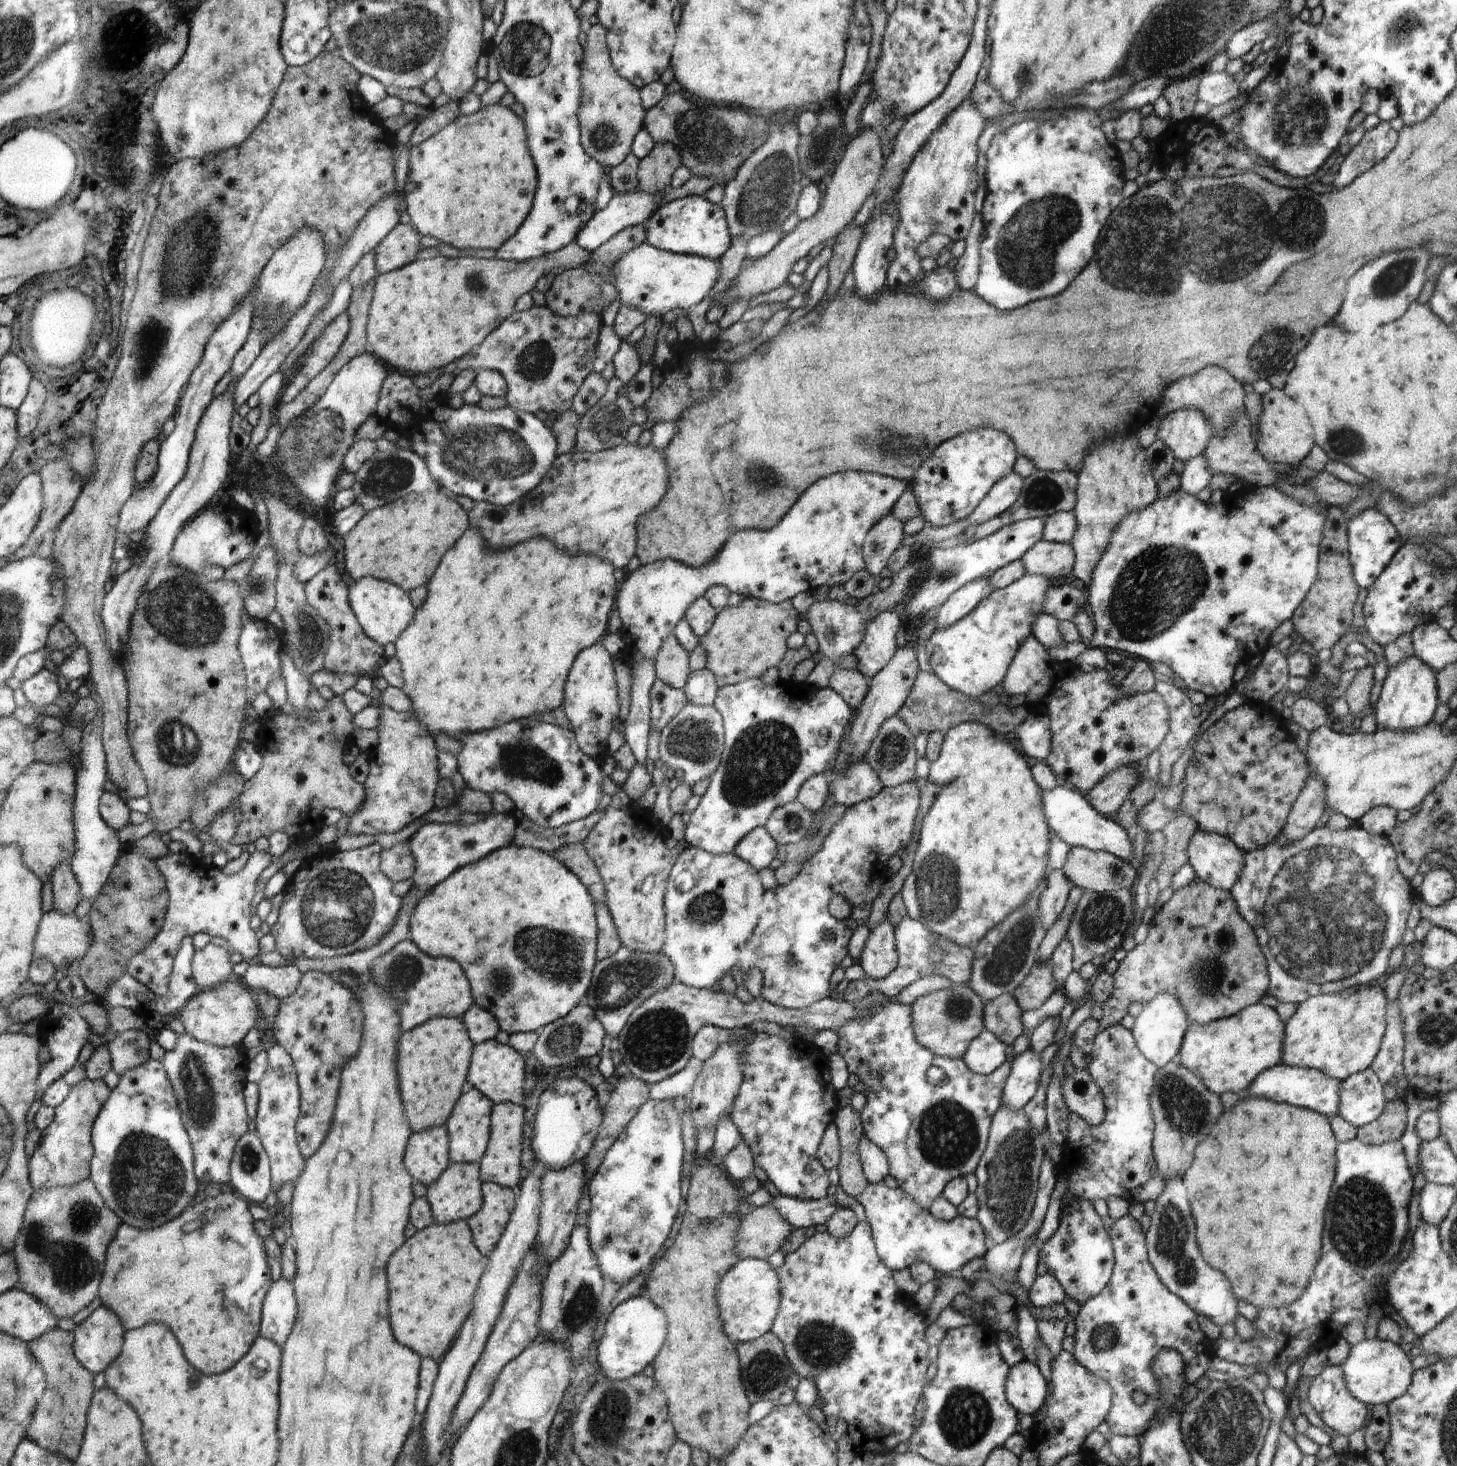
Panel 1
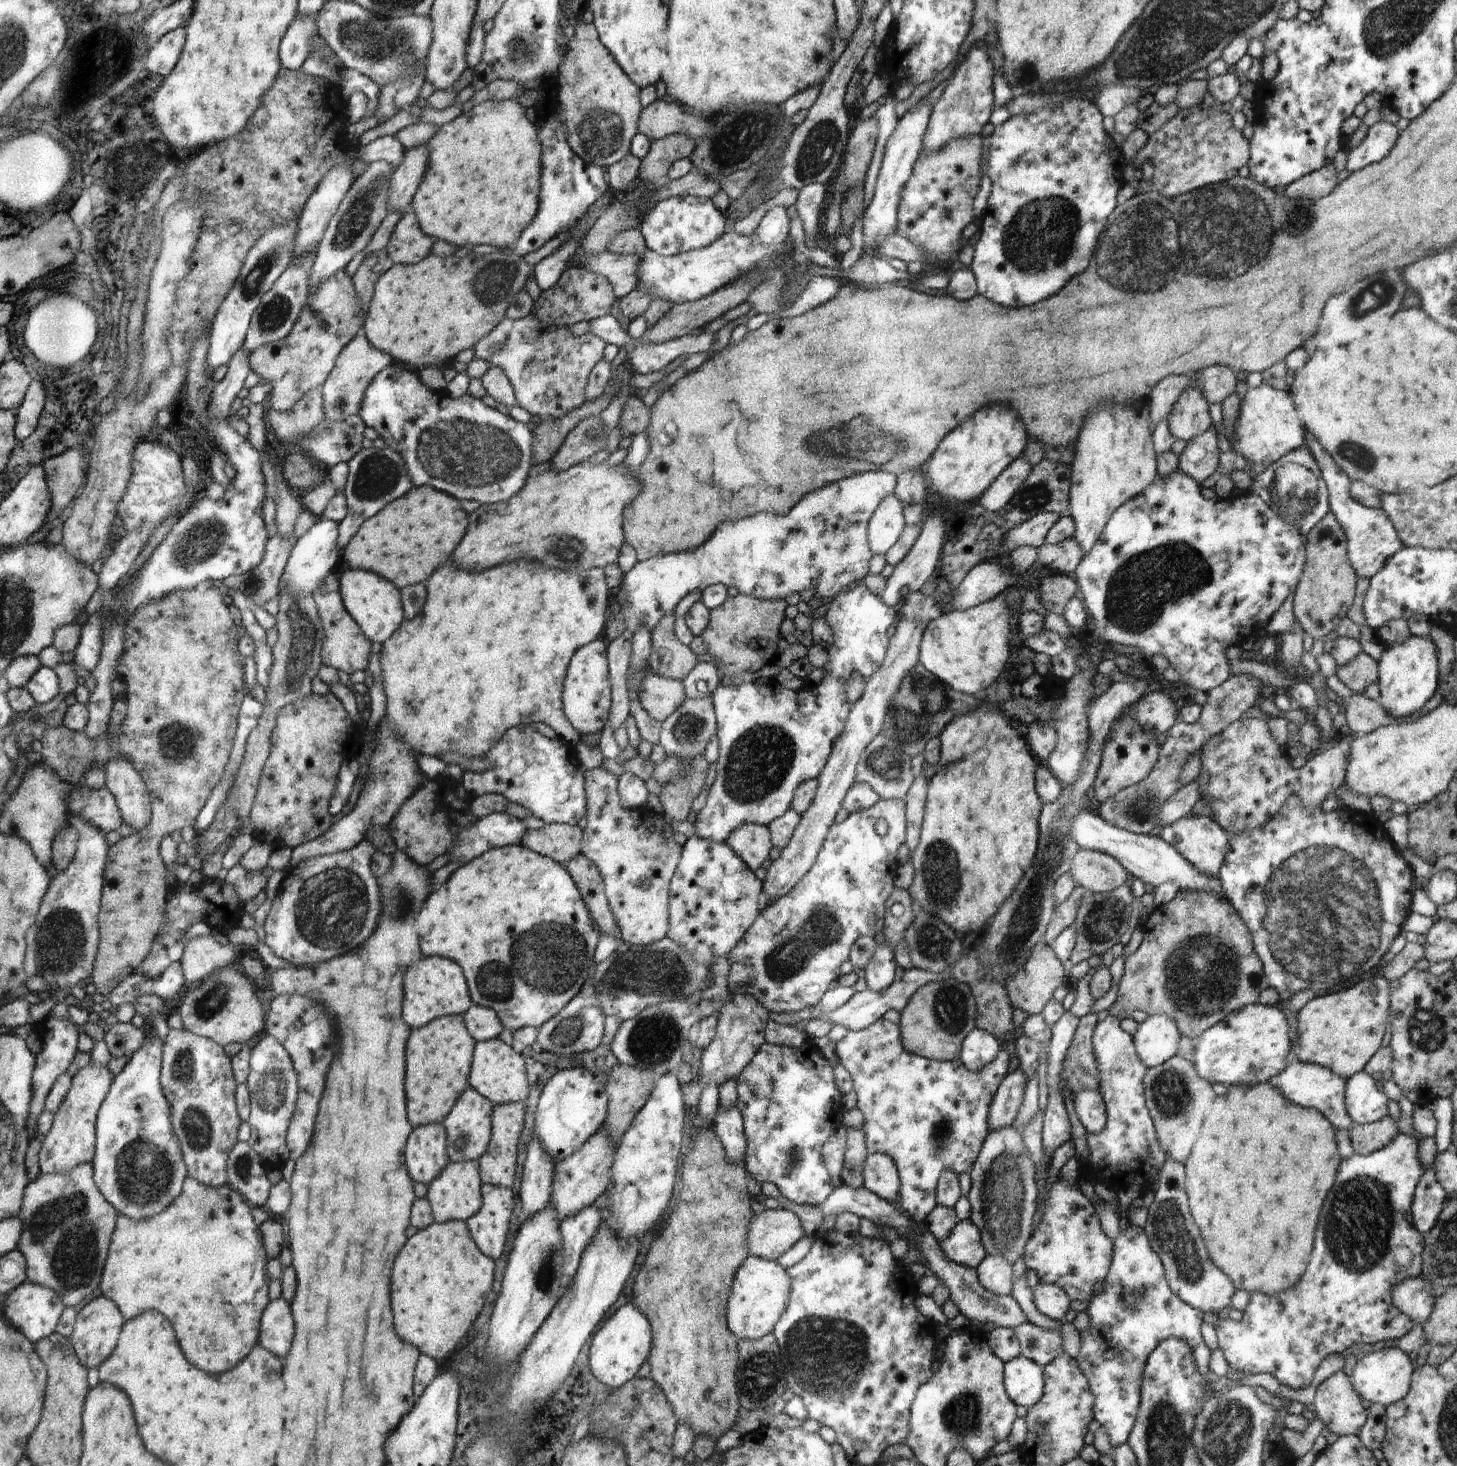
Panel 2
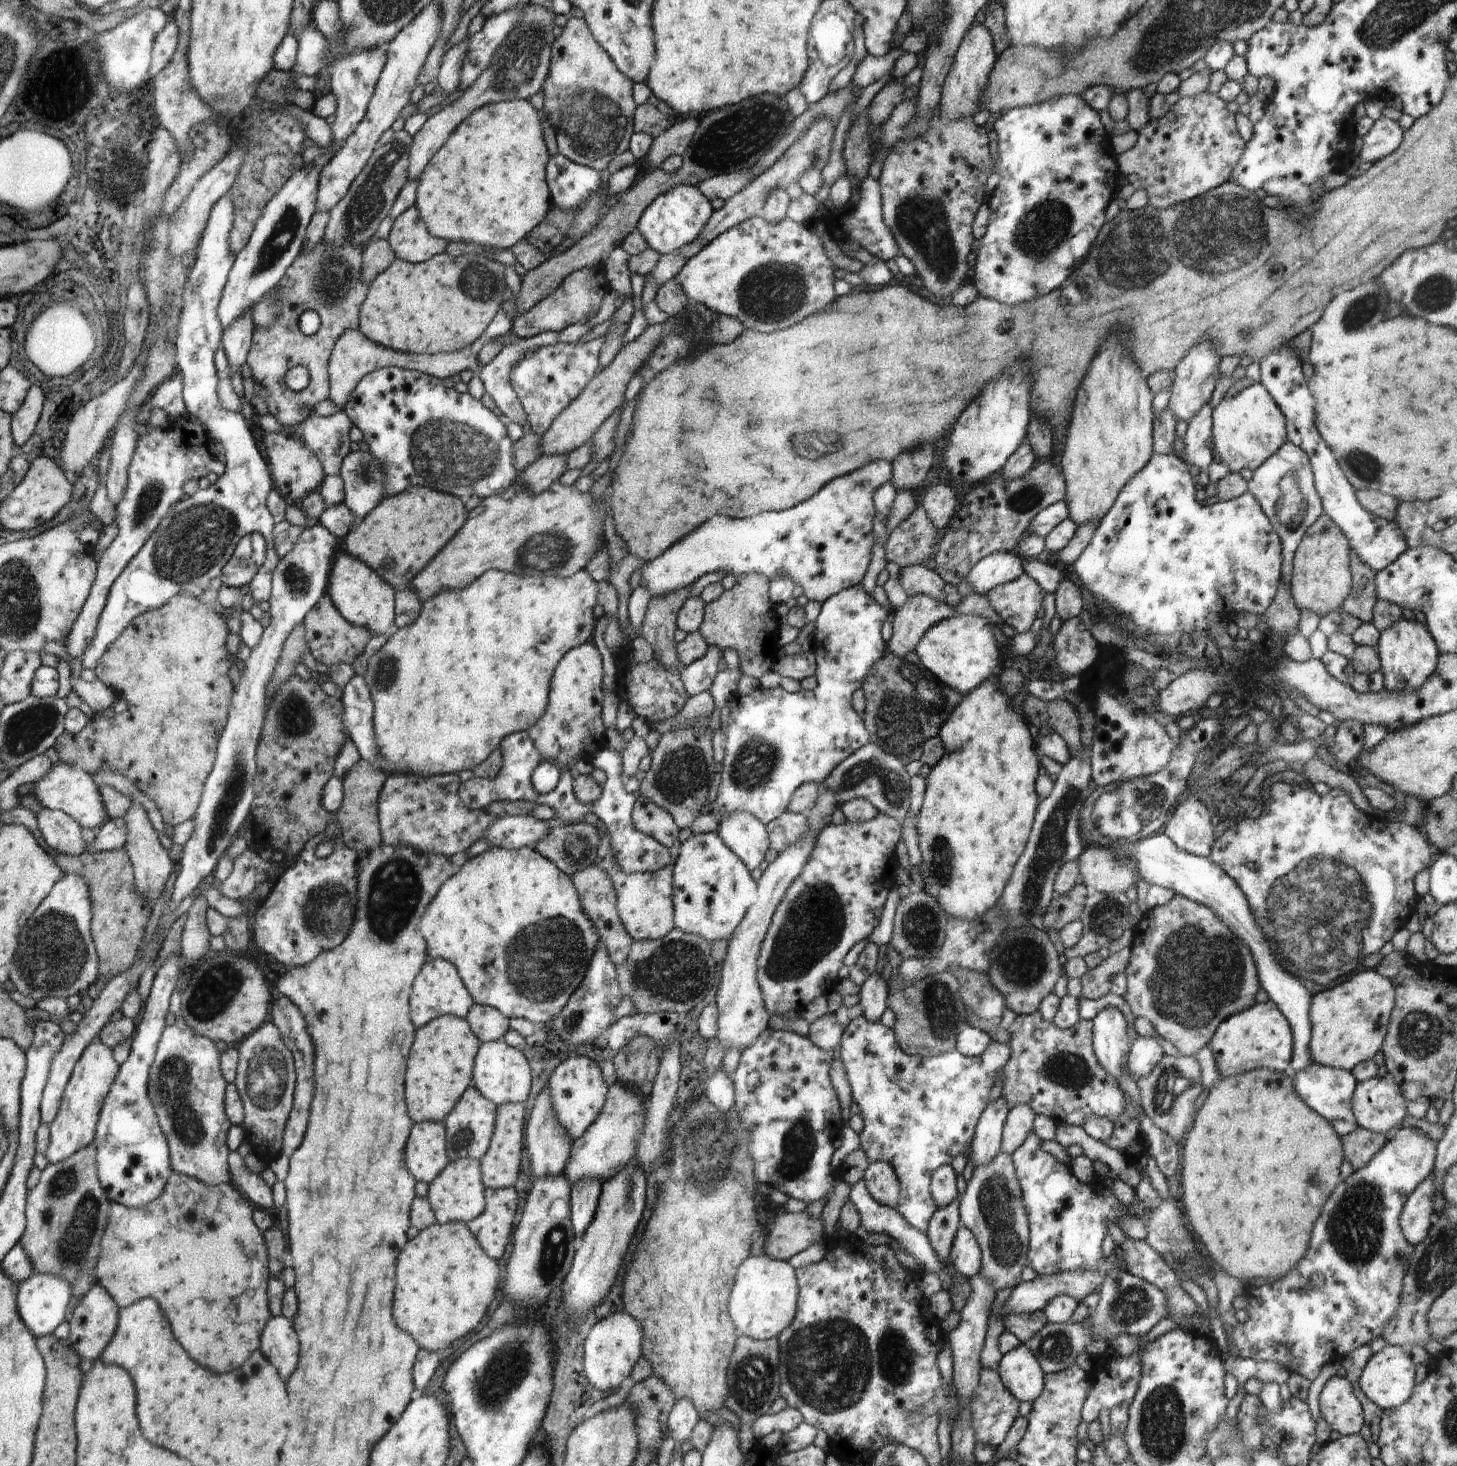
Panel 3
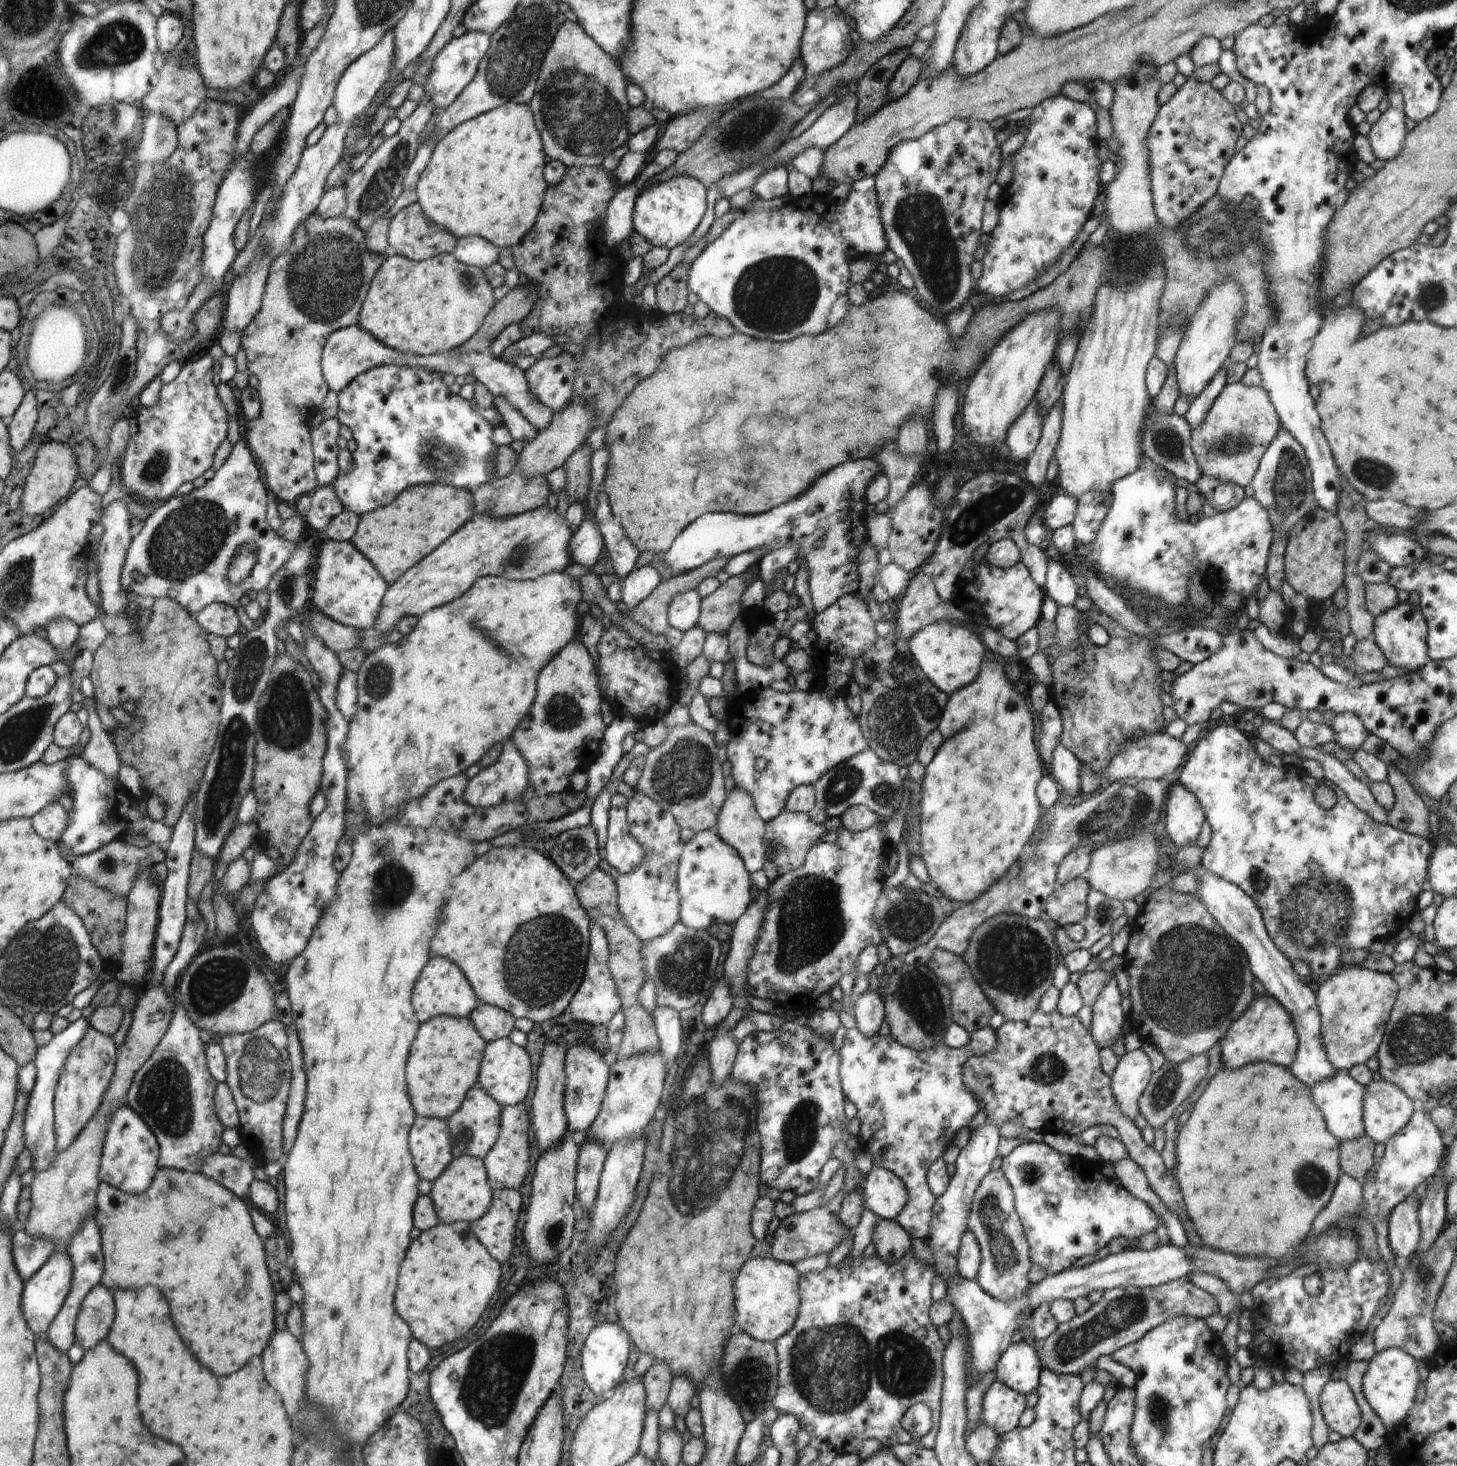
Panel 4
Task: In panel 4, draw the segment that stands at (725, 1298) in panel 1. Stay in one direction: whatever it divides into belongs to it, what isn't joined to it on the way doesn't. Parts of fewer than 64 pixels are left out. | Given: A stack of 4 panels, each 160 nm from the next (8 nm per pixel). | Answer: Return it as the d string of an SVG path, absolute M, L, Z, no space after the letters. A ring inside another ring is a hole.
M752 1258L750 1264L740 1272L740 1284L736 1284L736 1324L741 1331L756 1340L774 1343L795 1326L799 1318L798 1272L790 1263L771 1258Z

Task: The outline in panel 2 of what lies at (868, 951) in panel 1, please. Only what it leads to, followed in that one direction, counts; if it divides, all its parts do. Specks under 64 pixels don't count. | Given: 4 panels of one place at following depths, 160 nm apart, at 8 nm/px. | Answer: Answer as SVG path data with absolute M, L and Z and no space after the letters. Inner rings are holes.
M888 944L877 945L875 955L865 966L865 980L871 991L887 990L899 974L895 953Z

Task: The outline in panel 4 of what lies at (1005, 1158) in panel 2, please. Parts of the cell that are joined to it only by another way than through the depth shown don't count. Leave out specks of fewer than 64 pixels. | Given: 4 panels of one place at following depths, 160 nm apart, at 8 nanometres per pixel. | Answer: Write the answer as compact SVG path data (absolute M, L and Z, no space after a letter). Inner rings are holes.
M1000 1169L991 1171L979 1184L967 1224L982 1249L982 1264L976 1279L979 1287L992 1298L1007 1303L1026 1295L1030 1289L1030 1280L1026 1278L1031 1259L1031 1254L1028 1254L1029 1241L1015 1211L1014 1189Z

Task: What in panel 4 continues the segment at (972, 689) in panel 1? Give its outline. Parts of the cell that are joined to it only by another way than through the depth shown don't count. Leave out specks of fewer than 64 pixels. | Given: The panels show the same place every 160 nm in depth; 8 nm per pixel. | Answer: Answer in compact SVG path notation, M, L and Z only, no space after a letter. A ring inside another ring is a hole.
M938 621L922 627L907 640L907 643L922 672L946 696L967 687L977 678L983 664L984 652L986 652L974 628L955 621Z

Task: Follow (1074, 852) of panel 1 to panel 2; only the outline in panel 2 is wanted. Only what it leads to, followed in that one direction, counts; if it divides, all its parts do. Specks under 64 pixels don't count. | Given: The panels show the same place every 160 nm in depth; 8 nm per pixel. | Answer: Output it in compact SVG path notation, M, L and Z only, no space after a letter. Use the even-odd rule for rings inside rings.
M1078 849L1072 857L1069 873L1074 882L1095 893L1118 890L1128 880L1128 871L1108 853Z

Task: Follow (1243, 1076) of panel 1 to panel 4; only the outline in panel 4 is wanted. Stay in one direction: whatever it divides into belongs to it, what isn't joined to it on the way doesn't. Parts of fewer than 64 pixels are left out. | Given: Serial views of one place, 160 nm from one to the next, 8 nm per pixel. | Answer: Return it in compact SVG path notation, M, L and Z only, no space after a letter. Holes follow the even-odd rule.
M1257 995L1238 1020L1232 1022L1221 1040L1223 1066L1235 1069L1250 1063L1272 1063L1290 1068L1299 1040L1290 1013L1272 995Z

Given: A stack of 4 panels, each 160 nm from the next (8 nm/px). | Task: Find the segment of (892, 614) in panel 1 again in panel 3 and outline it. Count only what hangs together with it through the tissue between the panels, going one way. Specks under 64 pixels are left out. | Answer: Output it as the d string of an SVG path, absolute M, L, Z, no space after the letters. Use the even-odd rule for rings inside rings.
M856 585L854 587L848 587L844 591L840 591L836 595L832 595L830 599L822 603L820 613L815 621L815 634L821 641L819 650L815 650L816 659L816 671L815 676L817 677L817 685L812 690L801 689L797 693L790 693L780 688L774 688L774 690L766 690L766 688L758 688L754 690L752 694L748 696L736 696L734 693L728 702L722 707L720 712L720 724L719 728L726 737L725 755L723 758L724 772L721 772L722 781L719 786L719 792L717 799L713 802L713 812L718 815L718 818L724 819L730 811L748 811L754 816L757 816L764 824L772 822L774 819L778 819L780 815L788 808L792 793L802 783L816 783L822 784L823 780L826 779L834 770L836 766L847 759L854 751L863 747L866 743L870 742L870 734L867 732L866 725L863 723L863 718L860 718L851 703L854 691L856 689L862 689L862 683L866 675L869 673L869 668L882 656L882 653L886 651L887 644L884 644L880 629L885 620L889 619L888 609L882 608L875 600L872 595L869 595L864 587Z

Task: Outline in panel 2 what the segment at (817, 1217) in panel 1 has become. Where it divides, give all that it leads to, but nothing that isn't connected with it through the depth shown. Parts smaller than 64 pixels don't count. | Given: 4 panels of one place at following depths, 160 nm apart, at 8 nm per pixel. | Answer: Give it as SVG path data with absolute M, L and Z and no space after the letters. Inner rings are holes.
M841 1184L822 1204L816 1205L824 1216L828 1214L852 1213L868 1218L877 1227L892 1227L902 1238L909 1240L911 1219L901 1213L894 1204L880 1198L864 1185L860 1188Z

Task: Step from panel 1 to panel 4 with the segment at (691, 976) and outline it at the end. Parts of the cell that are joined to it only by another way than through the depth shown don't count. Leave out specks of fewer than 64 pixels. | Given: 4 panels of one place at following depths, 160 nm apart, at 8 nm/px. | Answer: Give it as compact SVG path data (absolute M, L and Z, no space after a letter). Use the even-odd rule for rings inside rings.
M714 830L700 831L688 842L684 864L680 865L680 892L684 892L684 916L680 920L693 929L707 929L714 921L735 923L746 912L750 898L749 869L732 845Z

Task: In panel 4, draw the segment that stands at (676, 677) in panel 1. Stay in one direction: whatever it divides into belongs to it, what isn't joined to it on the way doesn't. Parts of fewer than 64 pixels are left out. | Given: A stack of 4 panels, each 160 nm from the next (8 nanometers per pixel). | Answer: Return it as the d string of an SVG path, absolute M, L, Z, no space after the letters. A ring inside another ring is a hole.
M730 557L712 559L684 575L661 582L640 604L631 608L628 617L647 628L652 634L664 634L669 626L669 602L682 591L696 589L706 577L716 577Z

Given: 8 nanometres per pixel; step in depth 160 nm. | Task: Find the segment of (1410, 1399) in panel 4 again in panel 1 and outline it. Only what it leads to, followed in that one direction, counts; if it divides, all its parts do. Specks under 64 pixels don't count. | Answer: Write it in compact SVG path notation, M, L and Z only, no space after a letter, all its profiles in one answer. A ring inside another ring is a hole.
M1378 1338L1364 1339L1350 1347L1348 1358L1340 1368L1343 1370L1345 1383L1350 1394L1365 1405L1387 1405L1402 1396L1410 1386L1415 1370L1411 1358L1402 1350L1400 1344L1383 1341Z

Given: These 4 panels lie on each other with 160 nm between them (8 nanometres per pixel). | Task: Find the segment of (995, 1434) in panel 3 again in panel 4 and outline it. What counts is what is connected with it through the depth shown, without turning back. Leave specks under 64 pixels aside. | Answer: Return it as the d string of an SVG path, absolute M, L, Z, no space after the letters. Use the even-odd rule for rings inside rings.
M994 1381L983 1397L982 1416L987 1425L995 1428L997 1434L1004 1434L1019 1426L1022 1412L1026 1408L1026 1397L1024 1393L1019 1393L1016 1389L1011 1389L1002 1382Z

